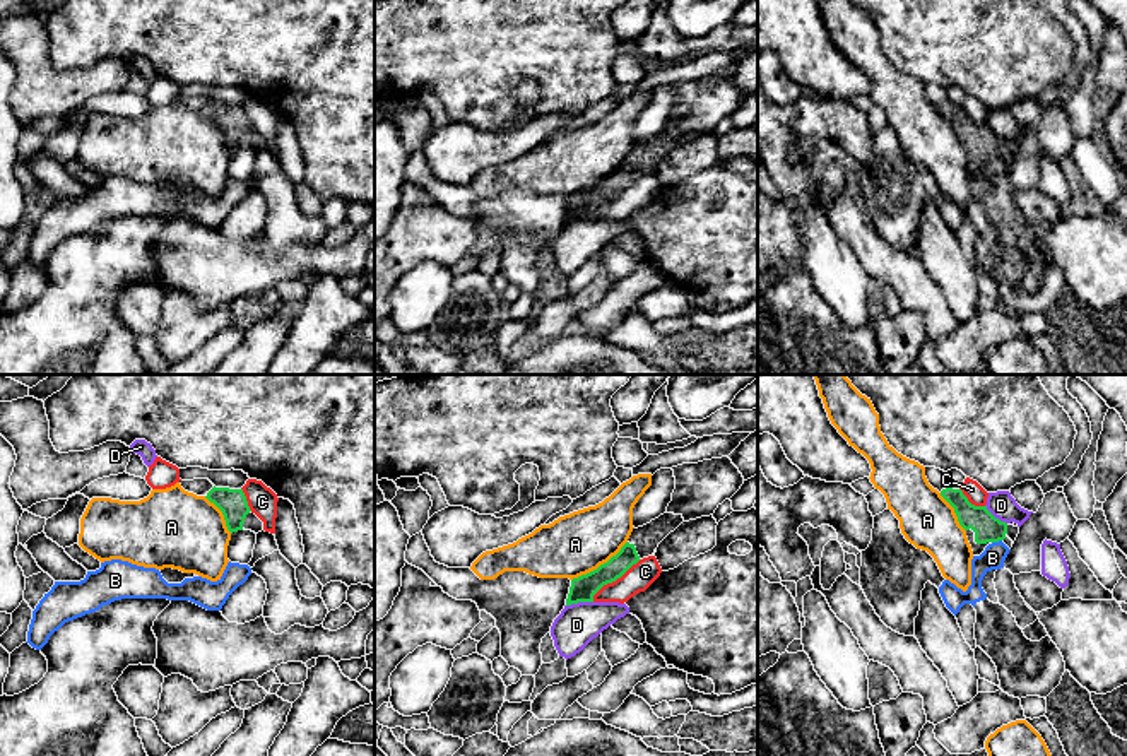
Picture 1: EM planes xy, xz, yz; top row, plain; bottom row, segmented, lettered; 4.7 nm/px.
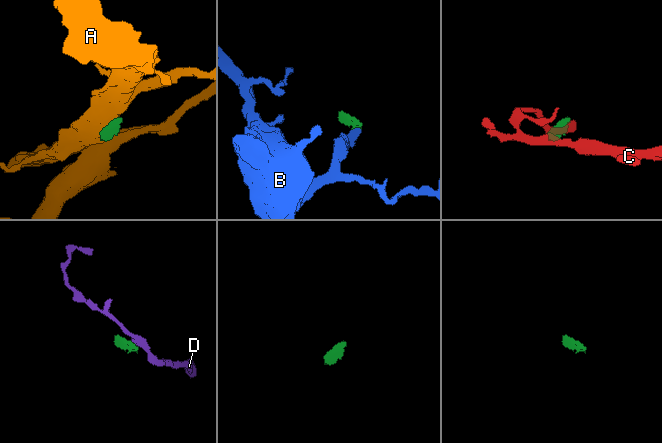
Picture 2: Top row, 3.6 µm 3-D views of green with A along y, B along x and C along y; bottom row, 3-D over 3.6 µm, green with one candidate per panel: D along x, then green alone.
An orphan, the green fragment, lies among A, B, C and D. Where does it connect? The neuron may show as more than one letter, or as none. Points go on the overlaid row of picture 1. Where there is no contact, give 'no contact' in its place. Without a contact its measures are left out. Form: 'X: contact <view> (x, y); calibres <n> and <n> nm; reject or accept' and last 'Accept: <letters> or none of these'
A: contact xz (601, 565); calibres 120 and 300 nm; reject
B: contact yz (996, 541); calibres 130 and 110 nm; reject
C: contact xz (614, 580); calibres 120 and 120 nm; reject
D: contact xz (578, 601); calibres 120 and 200 nm; reject
Accept: none of these

